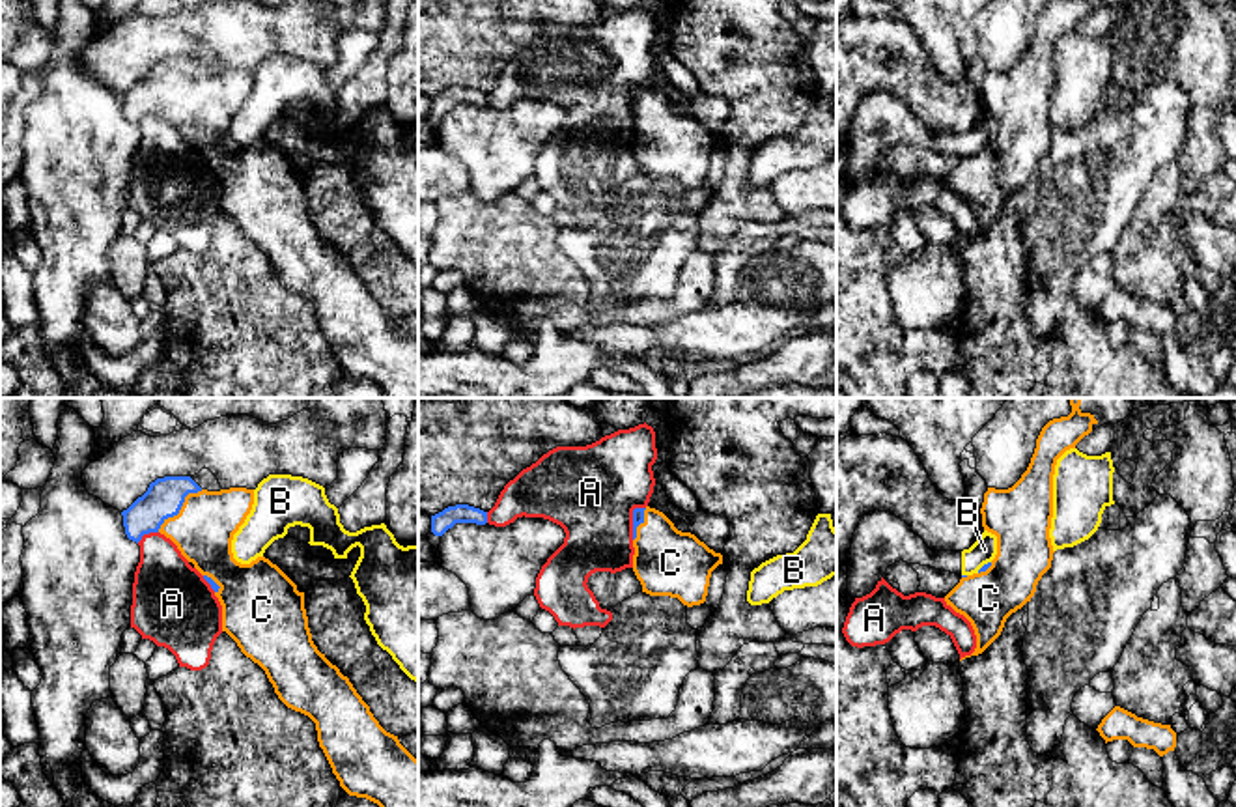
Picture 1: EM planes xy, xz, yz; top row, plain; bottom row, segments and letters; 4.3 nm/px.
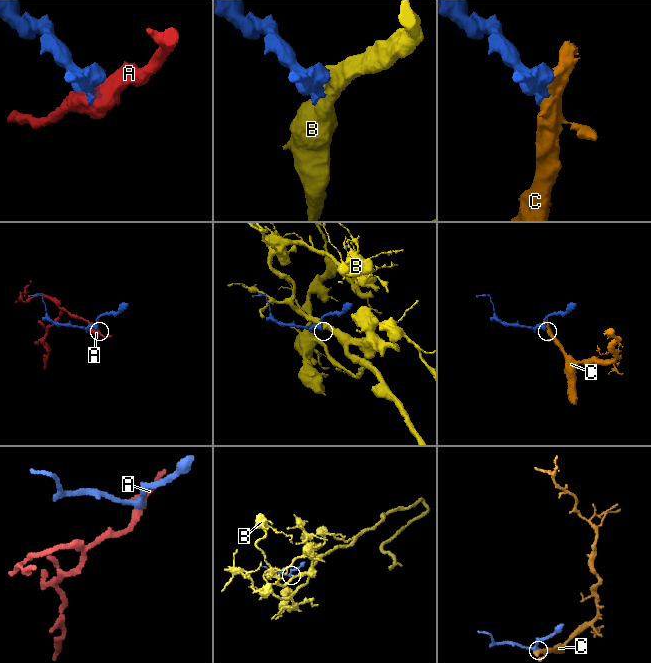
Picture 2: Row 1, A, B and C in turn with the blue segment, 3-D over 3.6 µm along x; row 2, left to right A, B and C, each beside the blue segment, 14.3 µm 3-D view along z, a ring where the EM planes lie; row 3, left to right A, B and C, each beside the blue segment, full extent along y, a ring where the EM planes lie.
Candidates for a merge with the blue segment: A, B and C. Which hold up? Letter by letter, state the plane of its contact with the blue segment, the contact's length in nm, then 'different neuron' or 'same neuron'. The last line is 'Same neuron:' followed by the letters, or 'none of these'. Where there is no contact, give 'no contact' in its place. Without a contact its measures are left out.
A: contact in xz; length 160 nm; different neuron
B: contact in yz; length 80 nm; different neuron
C: contact in xy; length 260 nm; same neuron
Same neuron: C

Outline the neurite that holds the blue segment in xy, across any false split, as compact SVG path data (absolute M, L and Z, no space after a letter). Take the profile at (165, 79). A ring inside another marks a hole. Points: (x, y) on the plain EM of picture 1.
M164 58L121 93L125 116L140 123L161 114L194 146L222 187L222 213L258 245L278 280L316 304L317 323L340 368L377 385L386 398L418 398L418 342L386 314L347 258L317 232L308 209L304 174L269 140L250 146L233 140L232 121L254 86L254 71L202 71L190 58Z

